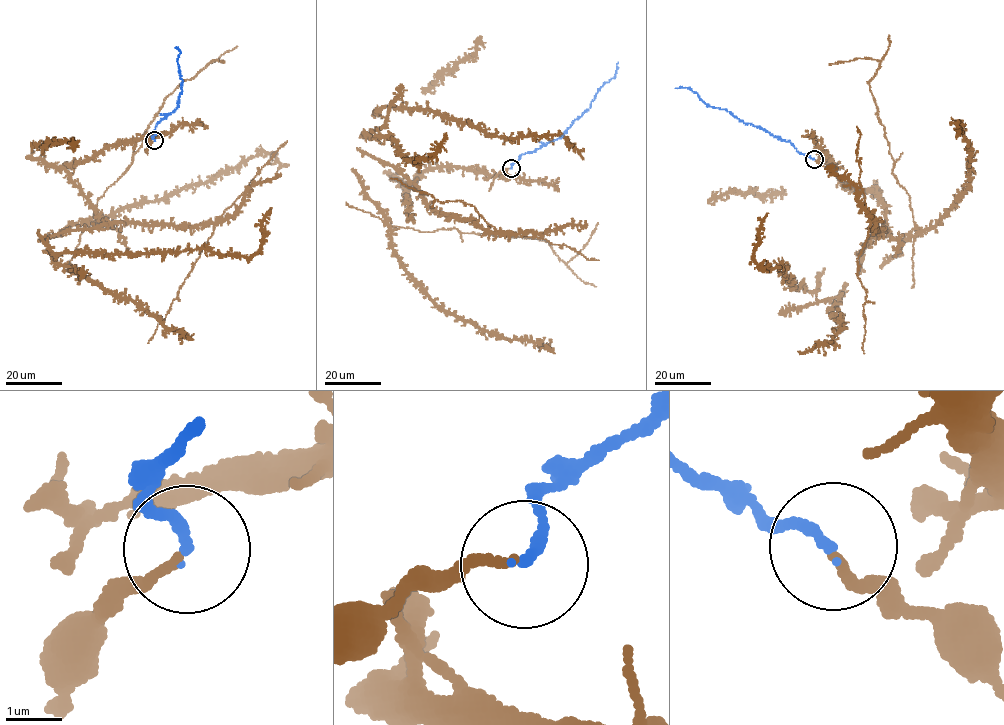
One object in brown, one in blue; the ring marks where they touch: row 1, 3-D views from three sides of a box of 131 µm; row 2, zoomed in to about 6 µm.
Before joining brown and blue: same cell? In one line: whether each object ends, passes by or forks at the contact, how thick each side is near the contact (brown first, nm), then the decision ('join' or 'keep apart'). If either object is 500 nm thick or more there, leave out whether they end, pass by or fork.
brown ends | blue ends | 170/180 nm | join

